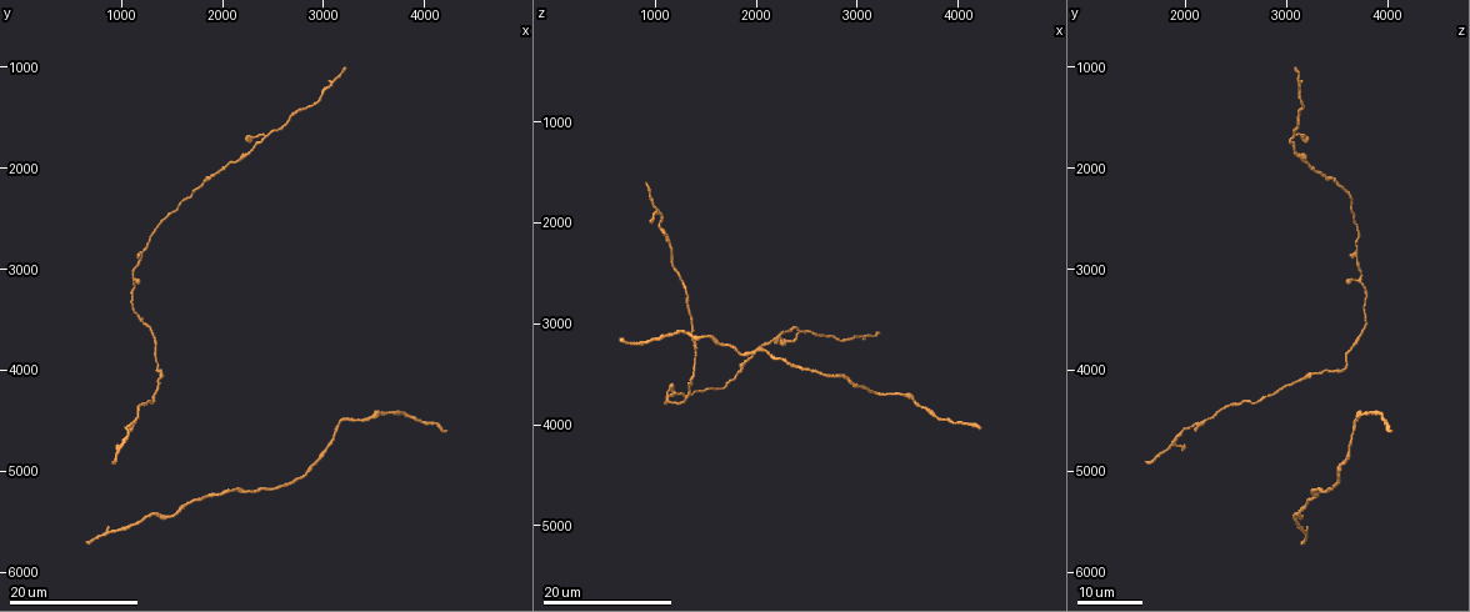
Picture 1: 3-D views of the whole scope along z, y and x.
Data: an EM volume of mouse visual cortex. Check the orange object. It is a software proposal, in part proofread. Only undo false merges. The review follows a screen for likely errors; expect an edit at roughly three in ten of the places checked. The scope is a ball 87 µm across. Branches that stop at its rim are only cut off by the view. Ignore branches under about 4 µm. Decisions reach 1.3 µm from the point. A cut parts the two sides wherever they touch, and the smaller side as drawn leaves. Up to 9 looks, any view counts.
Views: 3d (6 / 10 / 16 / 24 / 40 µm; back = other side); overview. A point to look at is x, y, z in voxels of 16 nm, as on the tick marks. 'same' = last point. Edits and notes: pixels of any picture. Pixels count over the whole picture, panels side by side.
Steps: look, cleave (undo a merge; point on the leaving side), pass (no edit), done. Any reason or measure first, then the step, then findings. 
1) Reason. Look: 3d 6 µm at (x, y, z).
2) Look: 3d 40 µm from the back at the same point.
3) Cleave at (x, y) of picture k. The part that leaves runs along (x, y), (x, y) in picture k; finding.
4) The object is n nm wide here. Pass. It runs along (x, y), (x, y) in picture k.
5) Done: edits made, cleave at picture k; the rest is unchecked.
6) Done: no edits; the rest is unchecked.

Thick turns thin. Look: 3d 24 µm at (1840, 2160, 3520).

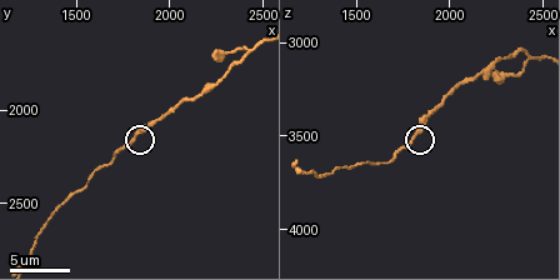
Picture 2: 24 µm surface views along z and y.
Look: 3d 6 µm at (1820, 2140, 3500).

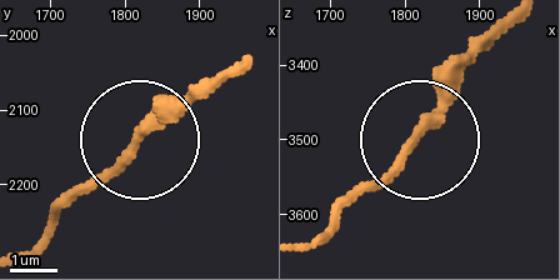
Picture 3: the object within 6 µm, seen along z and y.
Cleave at (445, 98) of picture 3. The part that leaves runs along (406, 143), (501, 23) in picture 3; two neurons meet here.

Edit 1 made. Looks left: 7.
Look: overview.

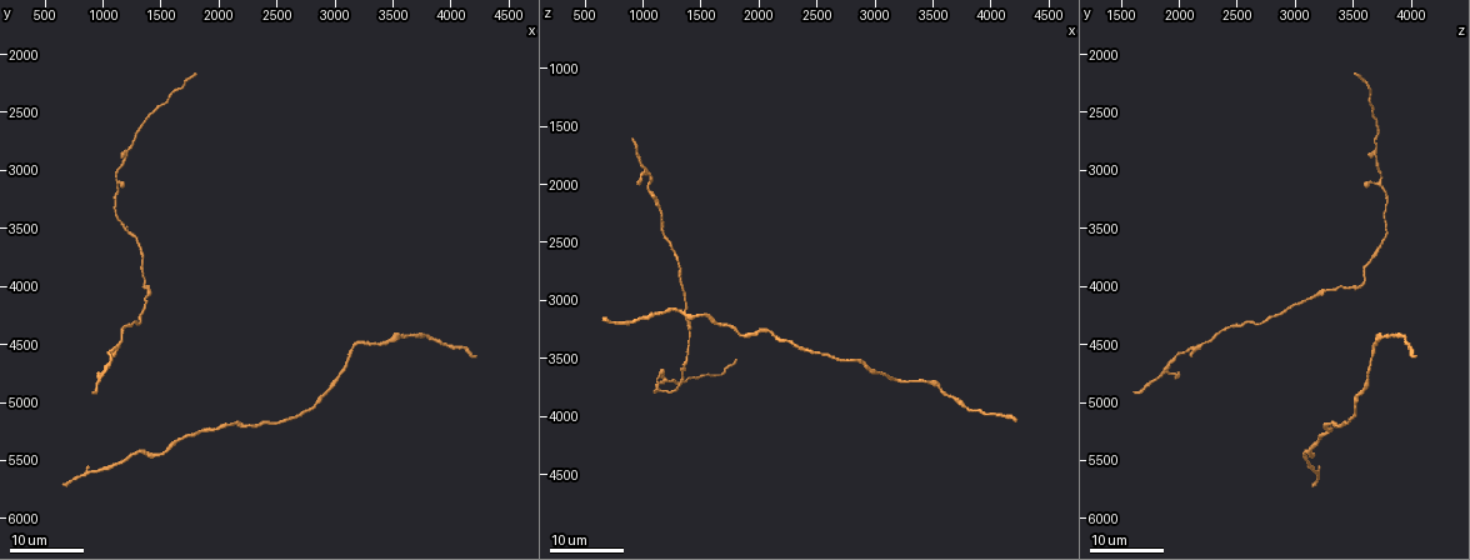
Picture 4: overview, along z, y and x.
Look: 3d 24 µm at (1320, 5400, 3080).

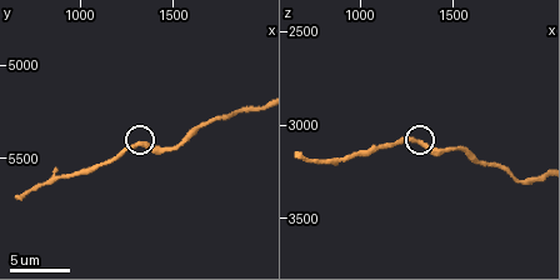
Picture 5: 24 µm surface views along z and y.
Look: 3d 6 µm at (1340, 5420, 3100).

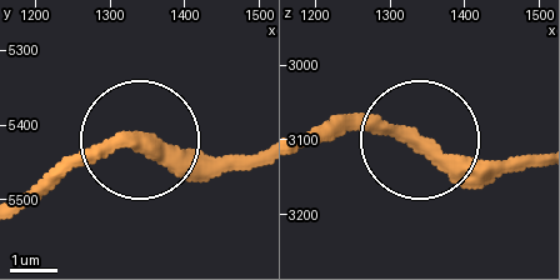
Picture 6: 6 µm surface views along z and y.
The side arm is 13 µm long. Pass. Continuous, no second neuron.

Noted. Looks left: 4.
Look: 3d 16 µm at (1300, 4340, 2680).

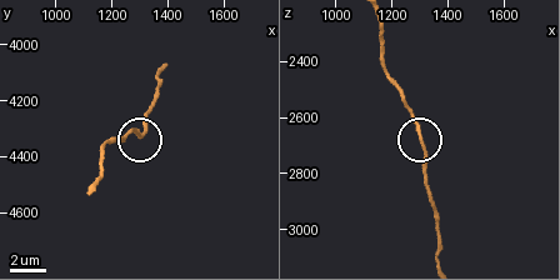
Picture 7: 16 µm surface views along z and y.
Zoom in. Look: 3d 10 µm at (1300, 4330, 2680).

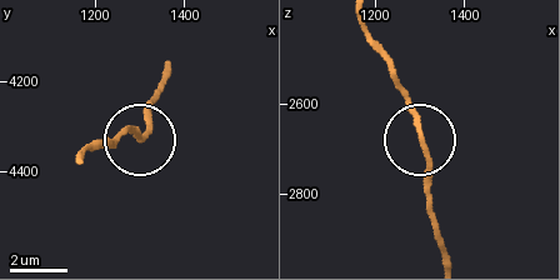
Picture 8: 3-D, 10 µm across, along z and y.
The object is 150 nm wide here. Pass. All the same neuron.

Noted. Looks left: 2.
Two arms in line, one across. Look: 3d 24 µm at (1000, 4740, 1860).

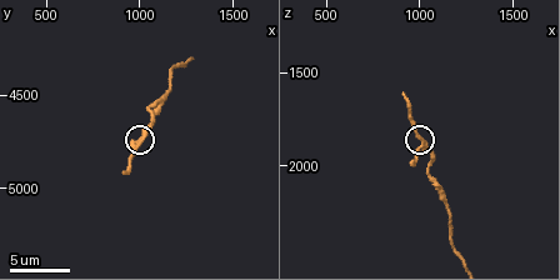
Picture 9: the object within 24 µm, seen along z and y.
Look: 3d 10 µm at (1020, 4740, 1880).

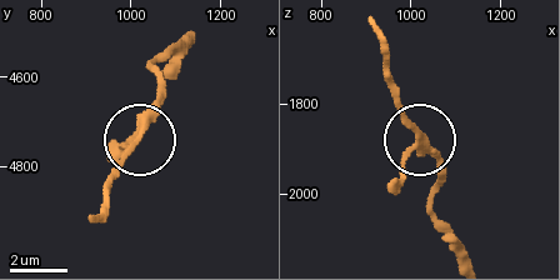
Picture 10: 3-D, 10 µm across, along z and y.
The object is 220 nm wide here. Pass. It runs along (186, 33), (153, 66), (158, 116), (105, 185) in picture 10; one neuron here.

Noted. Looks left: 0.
Done: edits made, cleave at picture 3; the rest is unchecked.

